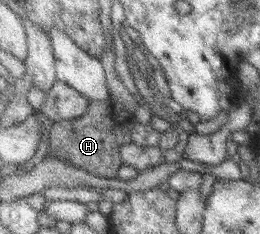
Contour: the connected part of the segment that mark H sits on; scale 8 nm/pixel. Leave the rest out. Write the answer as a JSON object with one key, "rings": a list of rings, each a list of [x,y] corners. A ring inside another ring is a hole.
{"rings":[[[108,95],[104,102],[88,102],[88,107],[80,117],[64,119],[50,125],[47,153],[74,168],[84,170],[90,176],[116,178],[116,172],[122,167],[118,143],[122,139],[124,143],[131,143],[128,130],[136,123],[133,112],[124,110],[122,105]]]}

